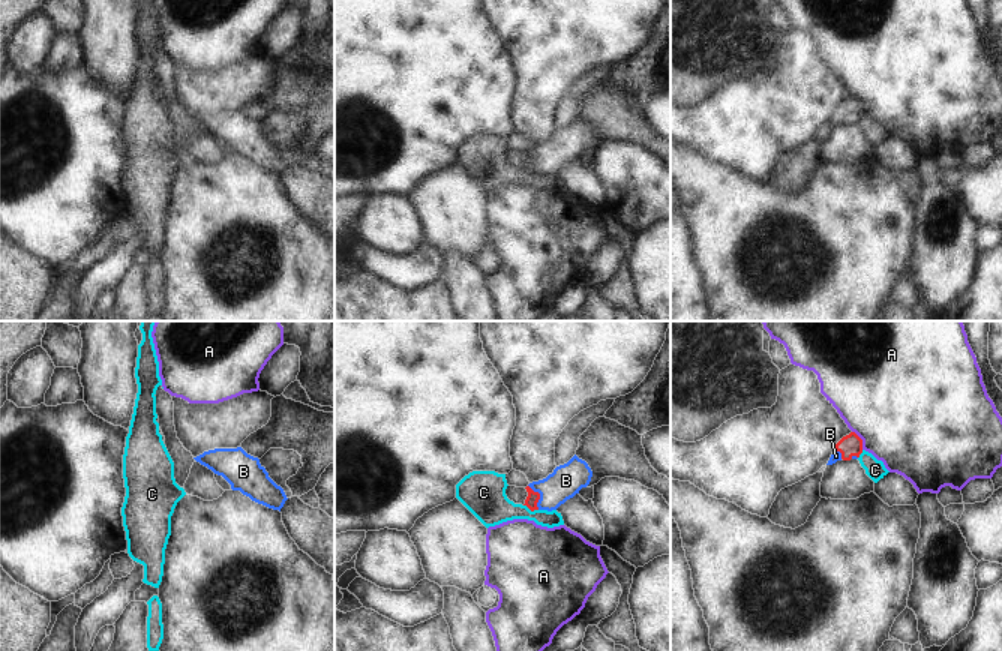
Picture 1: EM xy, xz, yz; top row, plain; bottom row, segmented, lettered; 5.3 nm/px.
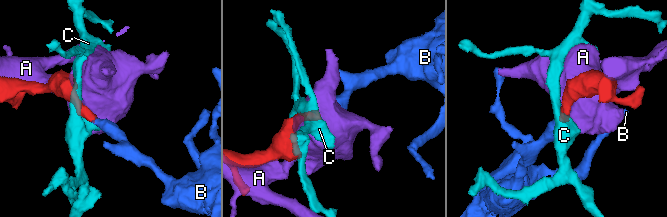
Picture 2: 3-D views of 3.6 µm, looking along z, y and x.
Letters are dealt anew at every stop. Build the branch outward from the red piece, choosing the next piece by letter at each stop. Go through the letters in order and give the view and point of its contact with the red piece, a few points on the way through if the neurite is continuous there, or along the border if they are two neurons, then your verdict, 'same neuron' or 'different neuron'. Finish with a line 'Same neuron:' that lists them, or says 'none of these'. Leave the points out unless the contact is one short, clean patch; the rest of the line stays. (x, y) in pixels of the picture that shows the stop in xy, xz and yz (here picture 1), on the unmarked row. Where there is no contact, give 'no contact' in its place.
A: contact yz (861, 104); different neuron
B: contact xz (539, 161); way xz (533, 161), (539, 161), (549, 158), (566, 144); same neuron
C: contact xz (531, 174); border xz (524, 168), (531, 174), (537, 174); different neuron
Same neuron: B

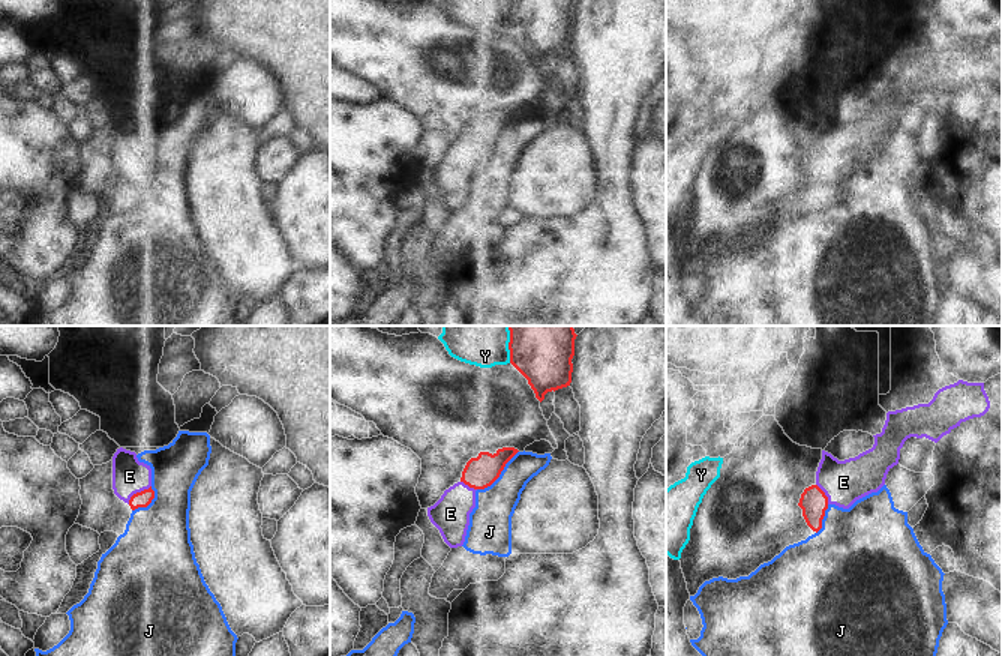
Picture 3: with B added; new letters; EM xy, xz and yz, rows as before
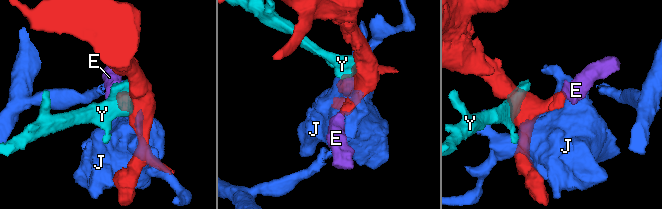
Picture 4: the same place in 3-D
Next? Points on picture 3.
E: contact xy (137, 156); way xy (143, 162), (137, 156), (129, 140); same neuron
J: contact xz (500, 137); different neuron
Y: contact xz (509, 12); different neuron
Same neuron: E

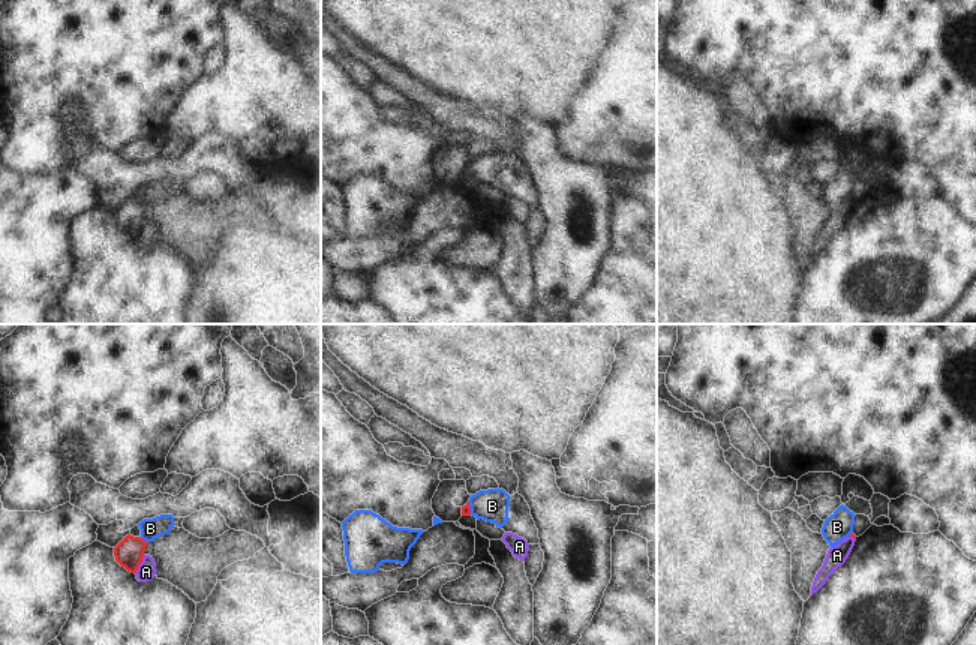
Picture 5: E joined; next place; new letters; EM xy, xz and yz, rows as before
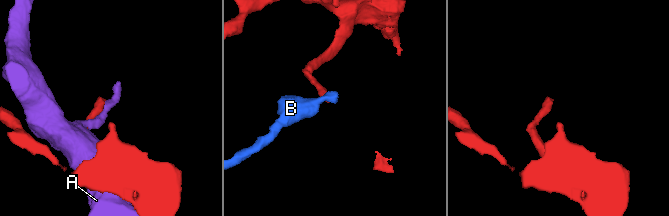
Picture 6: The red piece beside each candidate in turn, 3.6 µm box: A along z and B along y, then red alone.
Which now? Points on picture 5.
A: contact xy (140, 227); different neuron
B: contact xy (144, 204); border xy (140, 201), (147, 206); different neuron
Same neuron: none of these

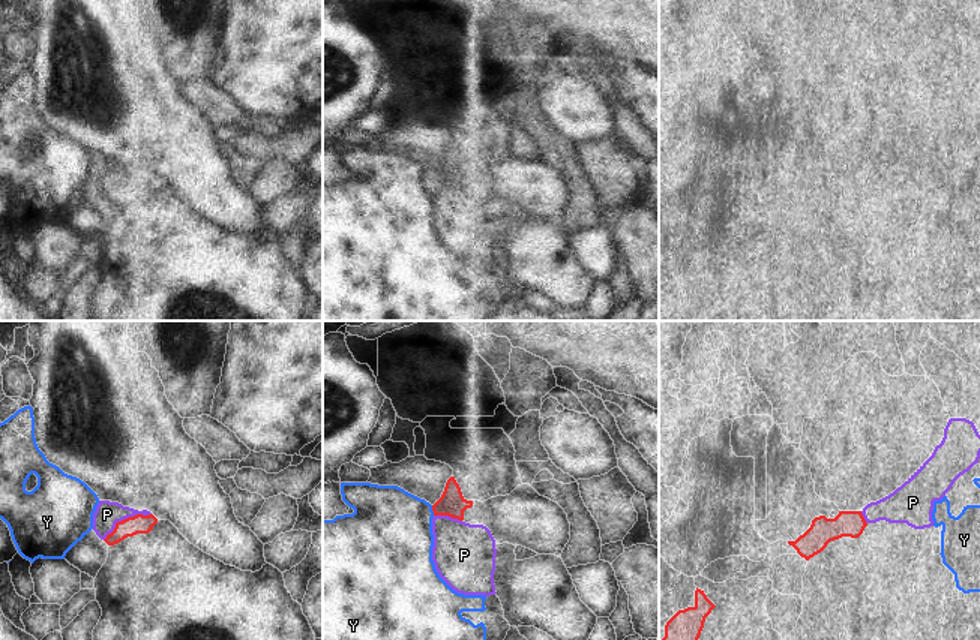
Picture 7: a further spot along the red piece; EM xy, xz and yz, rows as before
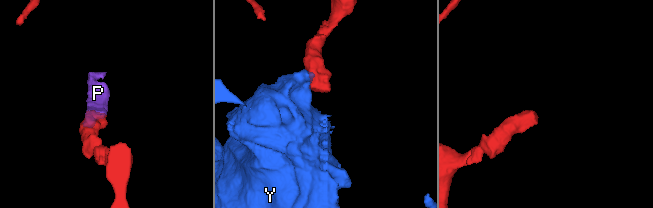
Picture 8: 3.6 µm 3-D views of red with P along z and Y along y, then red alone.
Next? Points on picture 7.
P: contact xy (125, 183); way xy (138, 188), (125, 183), (111, 183), (107, 179); same neuron
Y: contact xz (432, 174); different neuron
Same neuron: P

